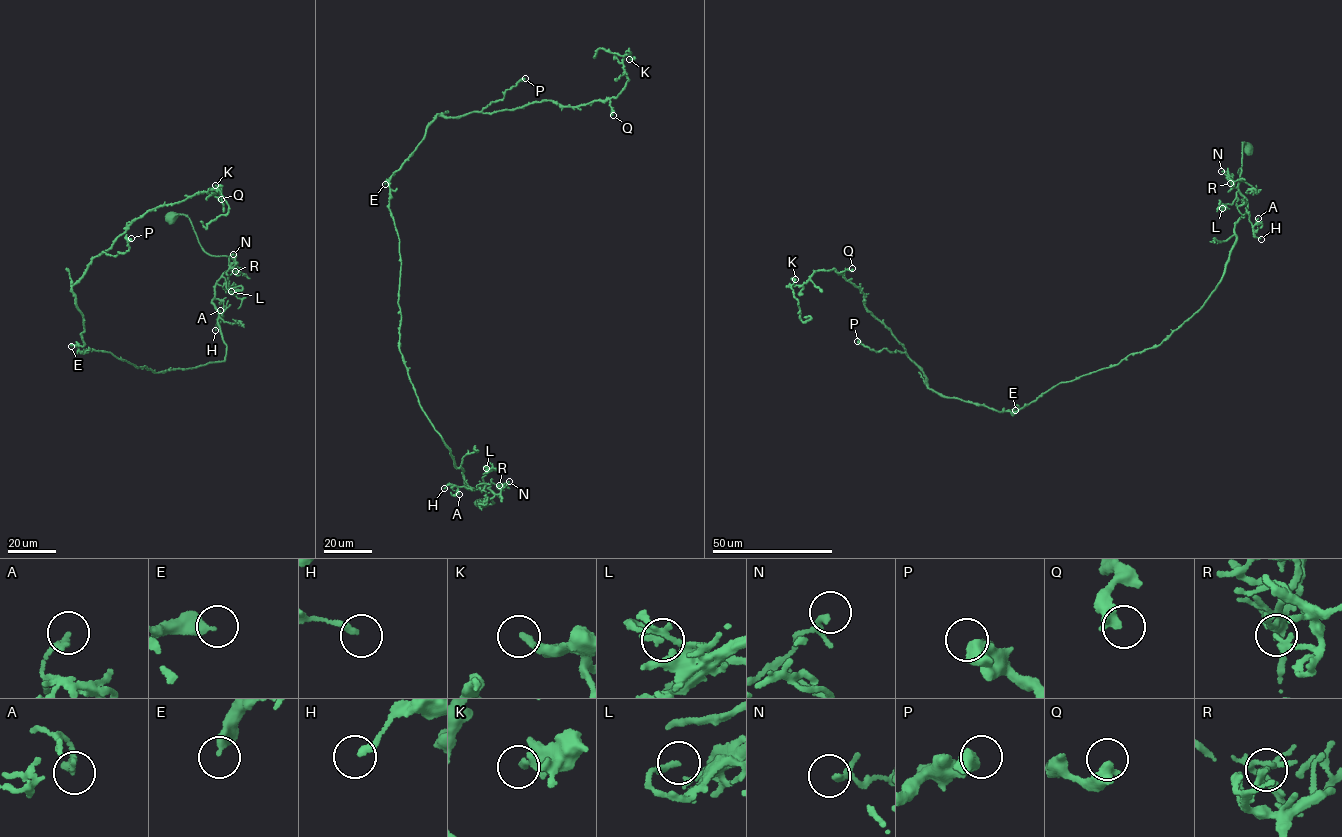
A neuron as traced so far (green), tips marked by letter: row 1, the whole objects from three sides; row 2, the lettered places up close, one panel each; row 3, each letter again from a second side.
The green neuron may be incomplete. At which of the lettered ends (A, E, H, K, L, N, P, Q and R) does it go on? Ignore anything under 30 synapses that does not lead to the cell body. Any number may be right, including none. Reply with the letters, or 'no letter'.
no letter

